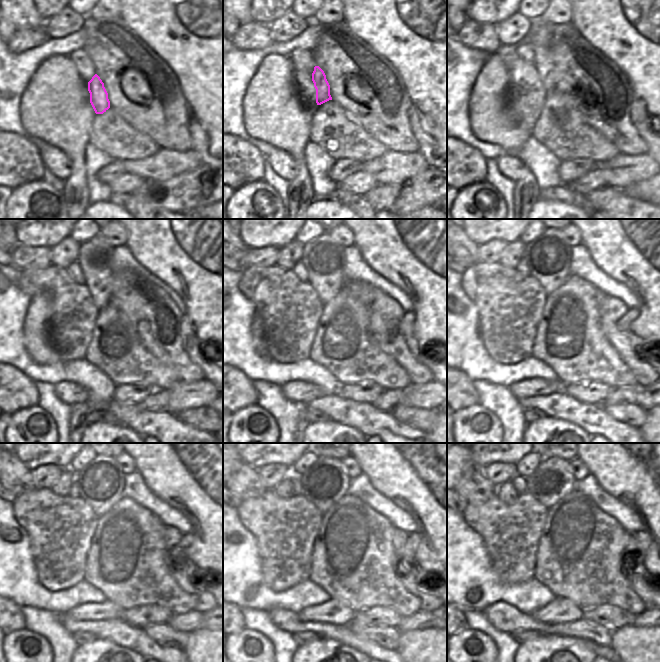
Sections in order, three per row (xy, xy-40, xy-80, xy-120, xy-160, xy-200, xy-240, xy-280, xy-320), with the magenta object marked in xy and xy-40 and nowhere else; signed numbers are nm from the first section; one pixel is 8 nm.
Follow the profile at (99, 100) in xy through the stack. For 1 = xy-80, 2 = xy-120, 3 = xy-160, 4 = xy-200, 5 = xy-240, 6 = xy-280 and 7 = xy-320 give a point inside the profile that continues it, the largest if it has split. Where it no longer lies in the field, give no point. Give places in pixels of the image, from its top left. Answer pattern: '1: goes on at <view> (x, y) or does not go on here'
1: goes on at xy-80 (541, 32)
2: goes on at xy-120 (95, 256)
3: goes on at xy-160 (323, 258)
4: goes on at xy-200 (548, 257)
5: goes on at xy-240 (100, 483)
6: goes on at xy-280 (326, 482)
7: goes on at xy-320 (552, 480)

